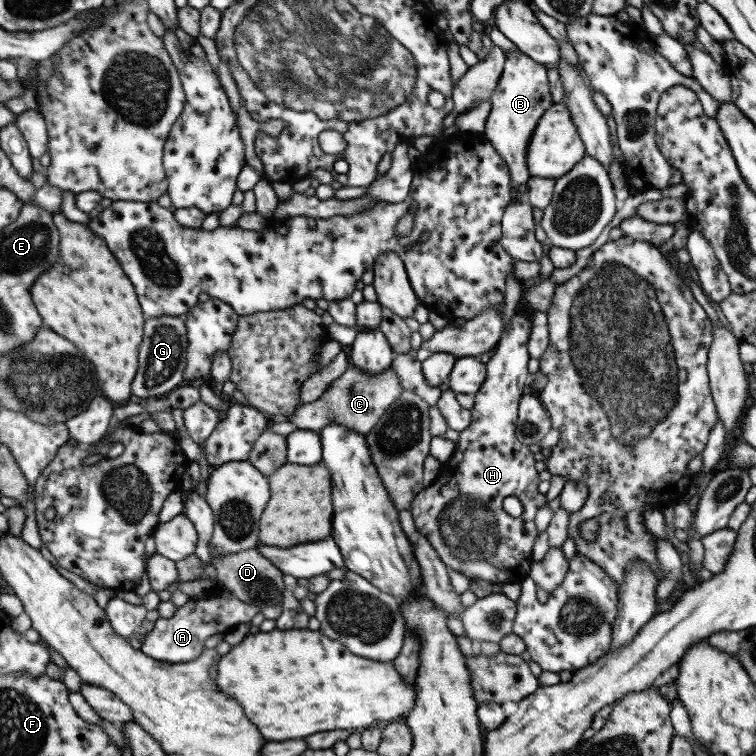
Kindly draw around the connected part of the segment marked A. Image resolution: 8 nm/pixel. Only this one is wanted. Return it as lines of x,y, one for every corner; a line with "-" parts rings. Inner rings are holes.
218,591
201,597
189,598
183,606
178,607
171,618
159,618
154,630
146,633
145,641
140,648
149,658
181,664
196,660
204,650
204,641
213,635
225,634
239,624
251,623
261,610
259,606
242,602
232,591

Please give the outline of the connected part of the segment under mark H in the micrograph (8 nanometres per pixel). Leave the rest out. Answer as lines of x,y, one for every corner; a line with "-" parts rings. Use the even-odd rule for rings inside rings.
520,309
511,322
503,329
499,342
496,343
491,359
486,363
486,378
481,389
475,393
471,408
472,424
462,430
456,442
452,458
441,465
438,478
430,486
424,487
412,501
412,513
417,533
422,533
434,547
441,561
458,570
472,580
487,580
493,584
521,583
529,576
532,559
532,546
538,531
534,525
534,516
547,502
546,494
538,491
539,472
534,467
534,453
528,446
518,442
515,432
518,426
519,402
528,391
532,374
528,371
528,350
532,313
-
506,496
516,496
522,502
523,512
517,518
504,511
502,500

